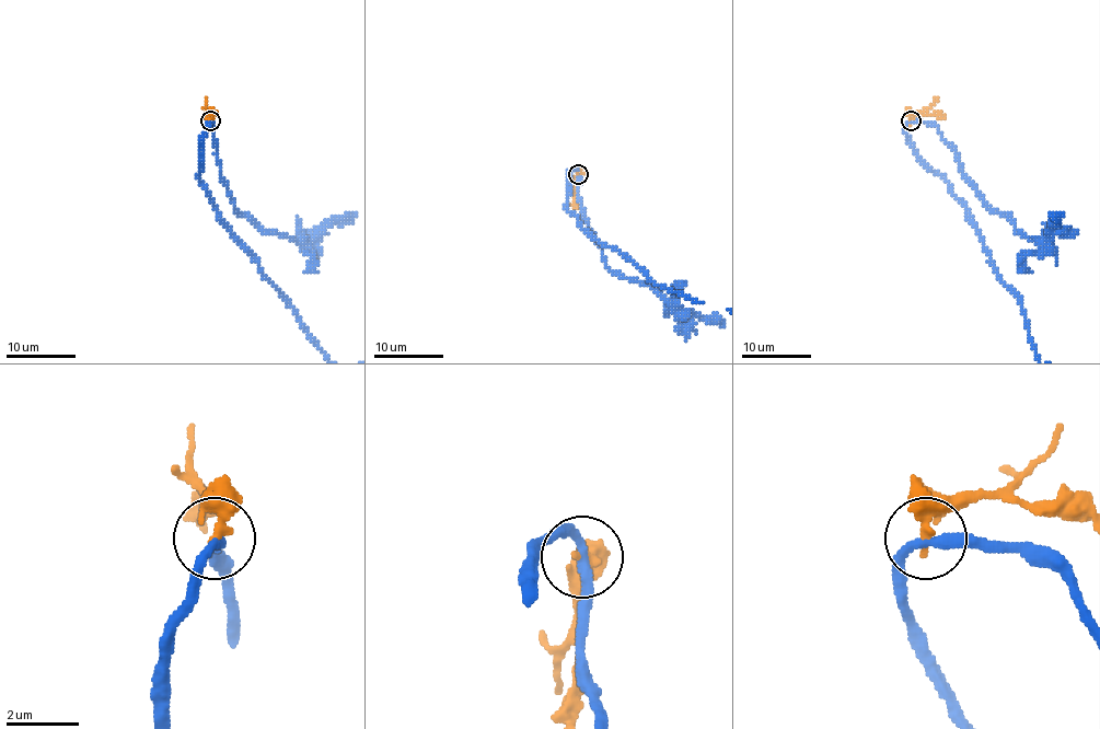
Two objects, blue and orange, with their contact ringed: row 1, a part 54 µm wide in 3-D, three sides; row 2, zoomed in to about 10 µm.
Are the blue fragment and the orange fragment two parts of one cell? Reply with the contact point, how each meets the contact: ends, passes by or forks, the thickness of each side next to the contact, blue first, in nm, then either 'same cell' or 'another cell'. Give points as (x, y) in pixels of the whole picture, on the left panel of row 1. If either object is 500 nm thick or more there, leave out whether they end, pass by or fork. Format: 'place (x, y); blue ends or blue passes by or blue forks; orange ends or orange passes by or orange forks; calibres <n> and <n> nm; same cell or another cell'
place (210, 120); blue passes by; orange ends; calibres 260 and 340 nm; another cell

